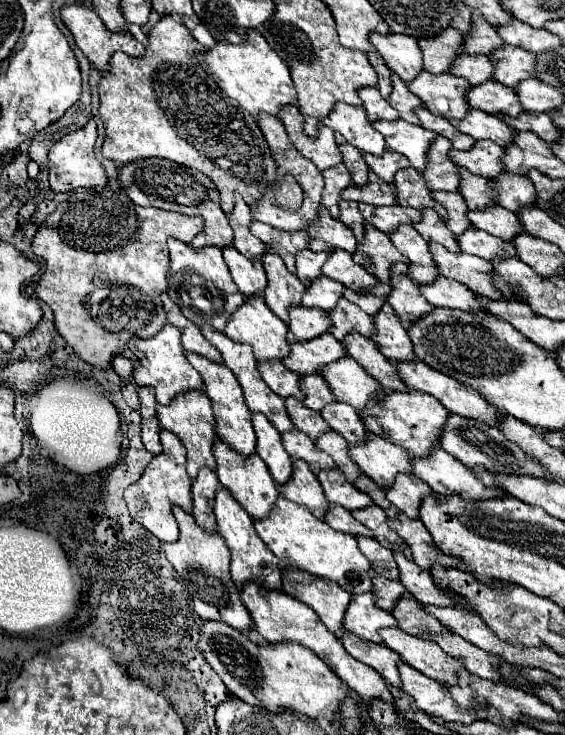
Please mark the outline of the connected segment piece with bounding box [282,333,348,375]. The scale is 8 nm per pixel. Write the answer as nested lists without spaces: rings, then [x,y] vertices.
[[[320,335],[316,339],[310,339],[308,343],[292,343],[292,353],[282,363],[288,365],[292,371],[300,375],[314,375],[320,373],[326,365],[346,357],[346,347],[332,335]]]

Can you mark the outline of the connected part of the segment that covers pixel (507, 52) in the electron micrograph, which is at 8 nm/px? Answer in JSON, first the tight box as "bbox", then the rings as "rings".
{"bbox":[490,45,536,87],"rings":[[[504,45],[502,51],[490,57],[496,63],[494,79],[500,81],[502,85],[516,87],[518,83],[536,77],[536,55],[532,55],[522,47]]]}

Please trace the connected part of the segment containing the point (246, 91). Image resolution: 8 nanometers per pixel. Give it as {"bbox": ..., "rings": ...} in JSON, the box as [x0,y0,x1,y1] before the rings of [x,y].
{"bbox":[202,31,296,115],"rings":[[[248,31],[248,41],[242,45],[216,43],[202,55],[210,79],[232,99],[240,103],[250,115],[260,113],[278,115],[284,105],[296,105],[296,87],[292,83],[286,63],[272,51],[266,39],[258,31]]]}

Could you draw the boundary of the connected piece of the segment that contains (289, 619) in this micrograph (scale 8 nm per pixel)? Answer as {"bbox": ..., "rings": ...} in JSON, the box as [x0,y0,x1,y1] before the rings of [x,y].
{"bbox":[240,583,394,703],"rings":[[[246,583],[246,587],[242,587],[240,591],[240,597],[246,605],[246,609],[250,611],[252,619],[254,619],[254,625],[256,625],[256,631],[268,641],[268,643],[282,643],[282,641],[290,641],[290,643],[298,643],[298,645],[304,645],[308,647],[310,651],[314,651],[348,687],[352,687],[362,703],[370,703],[374,699],[382,699],[382,701],[388,701],[388,703],[394,703],[394,697],[392,693],[388,691],[388,685],[384,683],[384,677],[376,671],[372,671],[372,667],[352,659],[352,655],[348,655],[348,651],[344,649],[342,641],[336,639],[336,635],[328,633],[324,623],[320,623],[320,619],[316,619],[316,613],[292,599],[290,595],[284,595],[282,591],[264,591],[262,587],[256,587],[256,583]]]}

